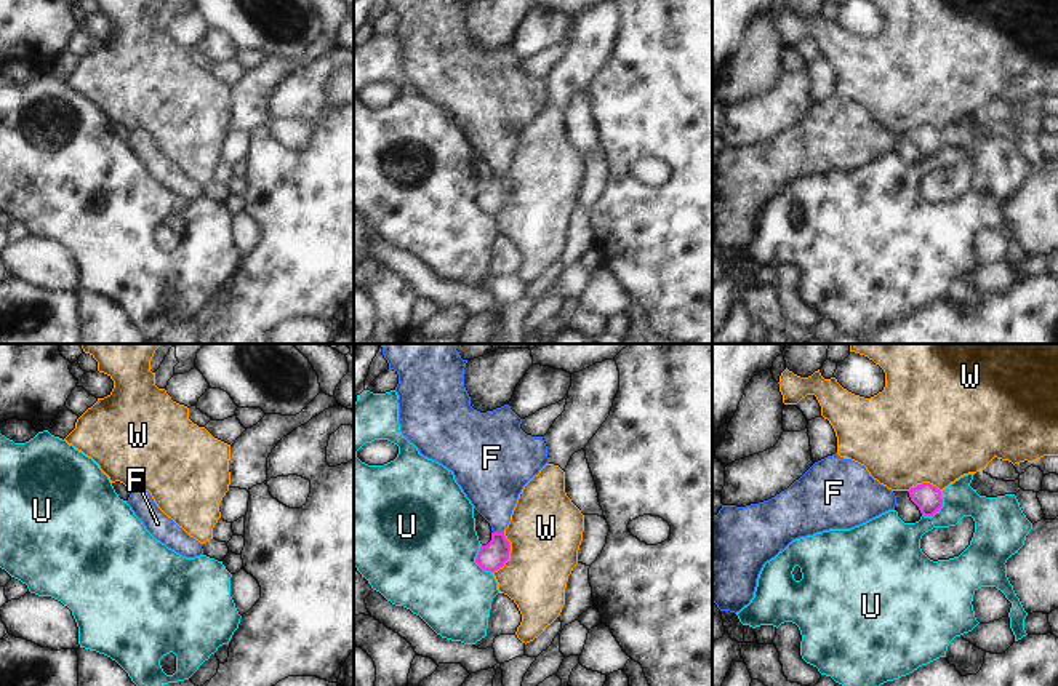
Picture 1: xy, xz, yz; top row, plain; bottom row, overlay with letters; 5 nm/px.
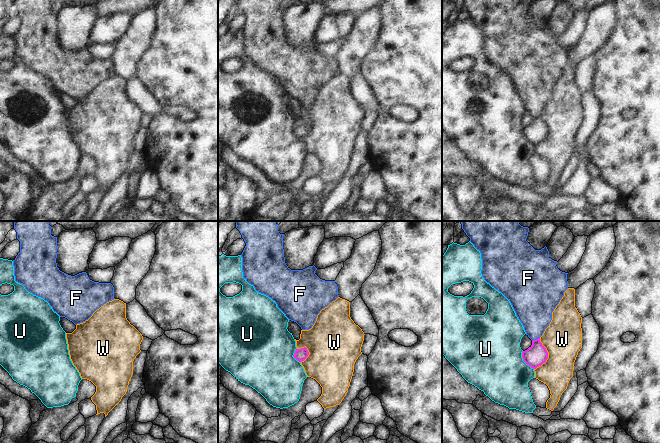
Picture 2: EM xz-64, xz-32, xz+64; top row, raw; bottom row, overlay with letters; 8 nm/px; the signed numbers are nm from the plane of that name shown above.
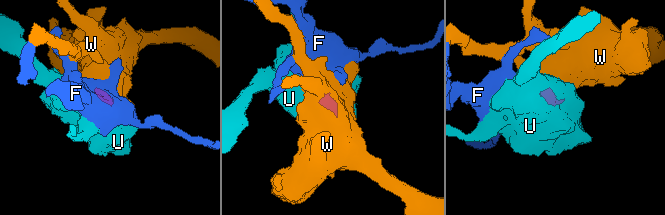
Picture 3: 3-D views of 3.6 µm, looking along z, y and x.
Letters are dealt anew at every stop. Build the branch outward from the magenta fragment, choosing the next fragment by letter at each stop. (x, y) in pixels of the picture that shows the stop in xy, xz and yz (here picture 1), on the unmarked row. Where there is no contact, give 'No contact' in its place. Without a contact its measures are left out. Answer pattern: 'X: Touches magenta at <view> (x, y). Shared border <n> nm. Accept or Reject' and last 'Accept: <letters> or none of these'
F: Touches magenta at xz (498, 175). Shared border 60 nm. Accept
U: Touches magenta at yz (940, 149). Shared border 160 nm. Reject
W: Touches magenta at xz (509, 194). Shared border 220 nm. Reject
Accept: F.

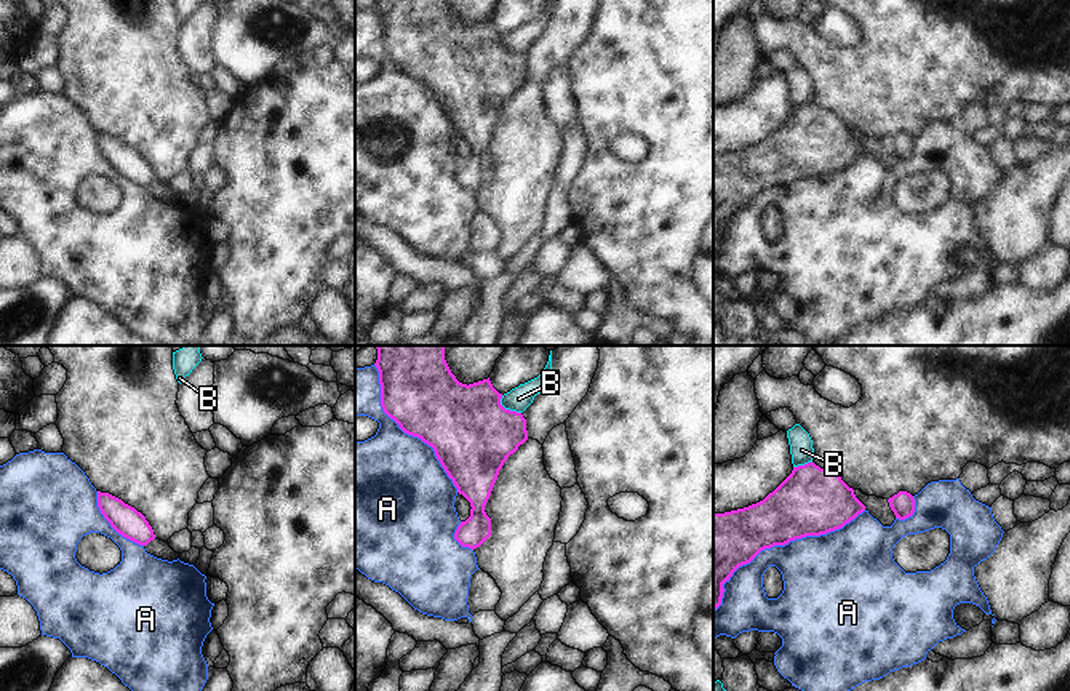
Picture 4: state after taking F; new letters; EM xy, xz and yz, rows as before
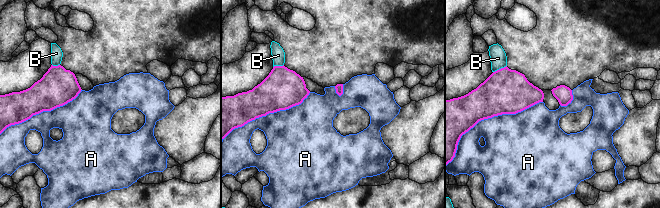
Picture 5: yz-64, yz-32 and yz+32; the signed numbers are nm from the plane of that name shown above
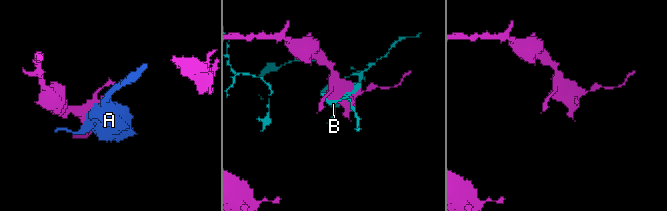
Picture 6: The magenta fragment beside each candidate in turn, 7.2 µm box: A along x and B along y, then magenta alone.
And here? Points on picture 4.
A: Touches magenta at yz (779, 186). Shared border 900 nm. Reject
B: Touches magenta at xz (507, 51). Shared border 140 nm. Reject
Accept: none of these.

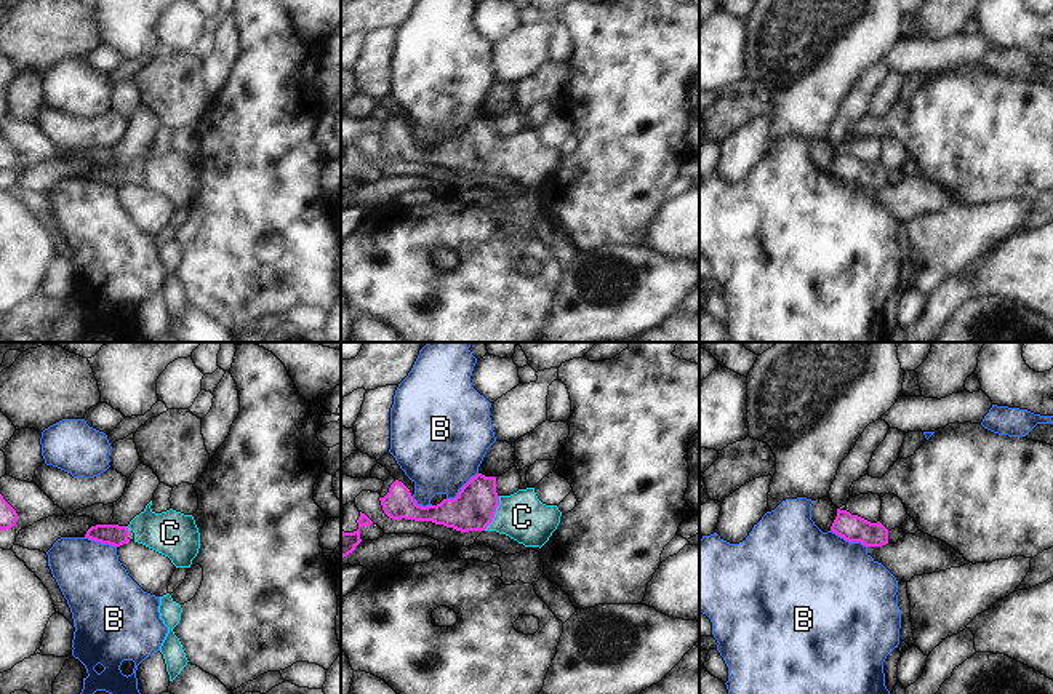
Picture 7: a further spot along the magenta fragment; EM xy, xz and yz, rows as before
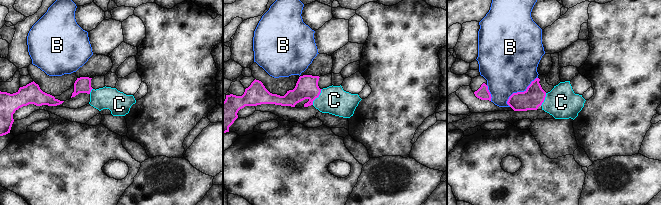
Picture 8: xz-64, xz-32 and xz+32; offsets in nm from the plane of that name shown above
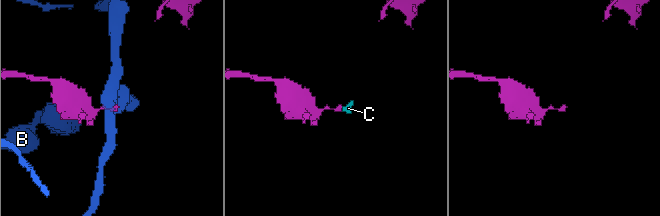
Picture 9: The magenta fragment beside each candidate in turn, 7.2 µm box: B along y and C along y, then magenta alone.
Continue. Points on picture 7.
B: Touches magenta at yz (848, 183). Shared border 200 nm. Reject
C: Touches magenta at xz (495, 154). Shared border 190 nm. Accept
Accept: C.

